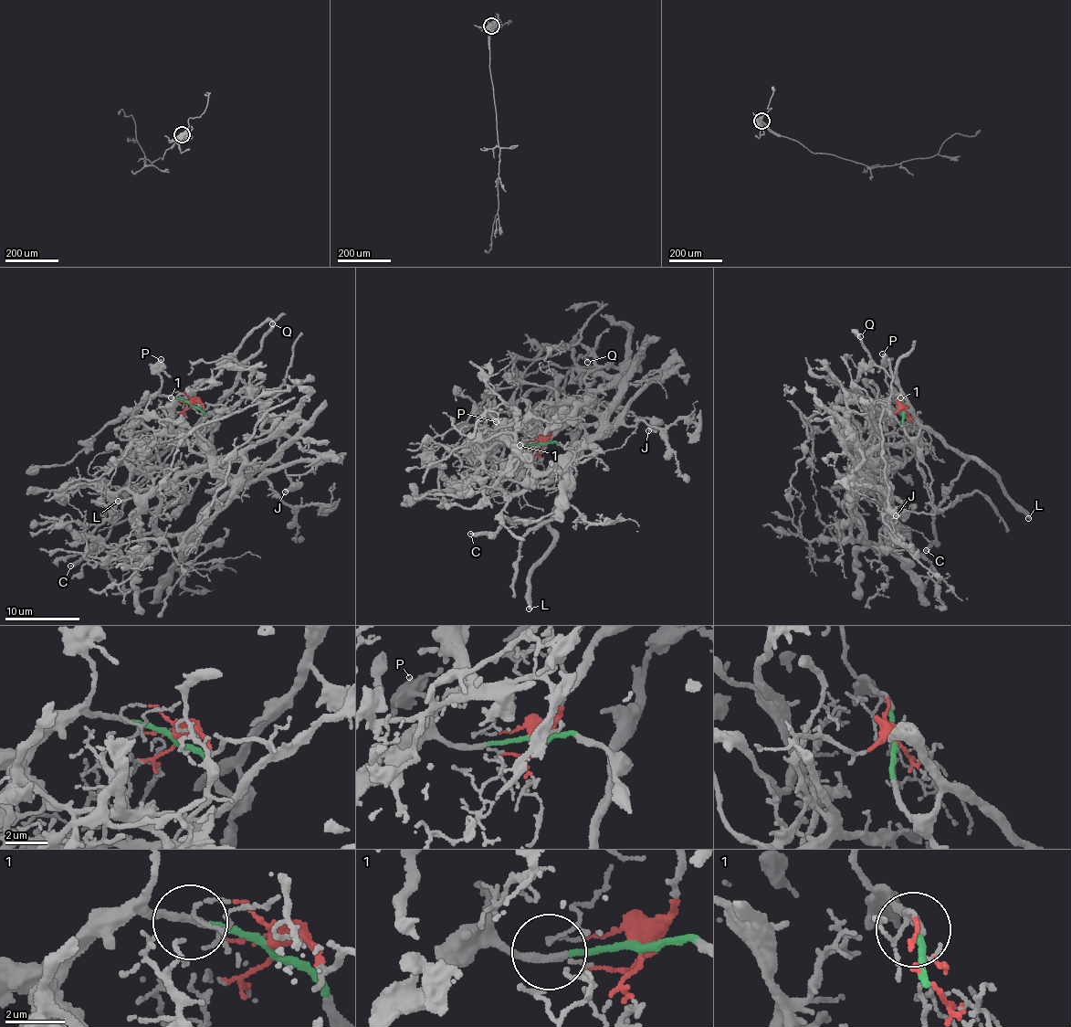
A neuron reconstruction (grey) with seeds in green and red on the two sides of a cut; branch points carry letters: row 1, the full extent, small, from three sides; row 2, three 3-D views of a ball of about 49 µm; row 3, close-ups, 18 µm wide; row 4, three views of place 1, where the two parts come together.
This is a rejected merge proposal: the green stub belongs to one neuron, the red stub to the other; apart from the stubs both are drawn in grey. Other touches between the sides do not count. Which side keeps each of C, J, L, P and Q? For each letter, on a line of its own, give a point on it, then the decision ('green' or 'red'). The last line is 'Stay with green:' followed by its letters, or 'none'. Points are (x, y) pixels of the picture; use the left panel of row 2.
C: at (70, 566); green
J: at (285, 492); green
L: at (118, 501); green
P: at (161, 359); green
Q: at (272, 323); green
Stay with green: C, J, L, P, Q

